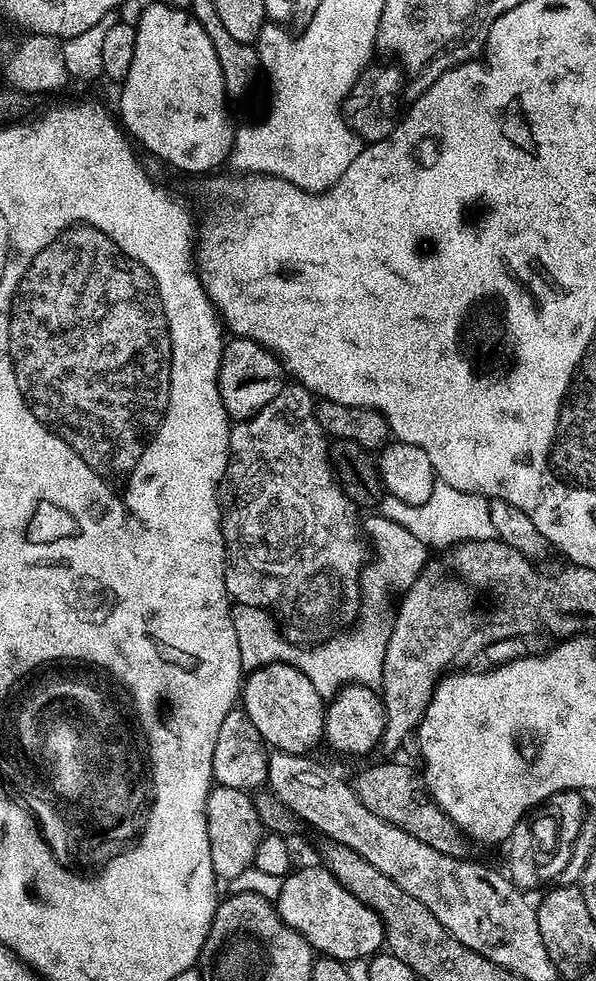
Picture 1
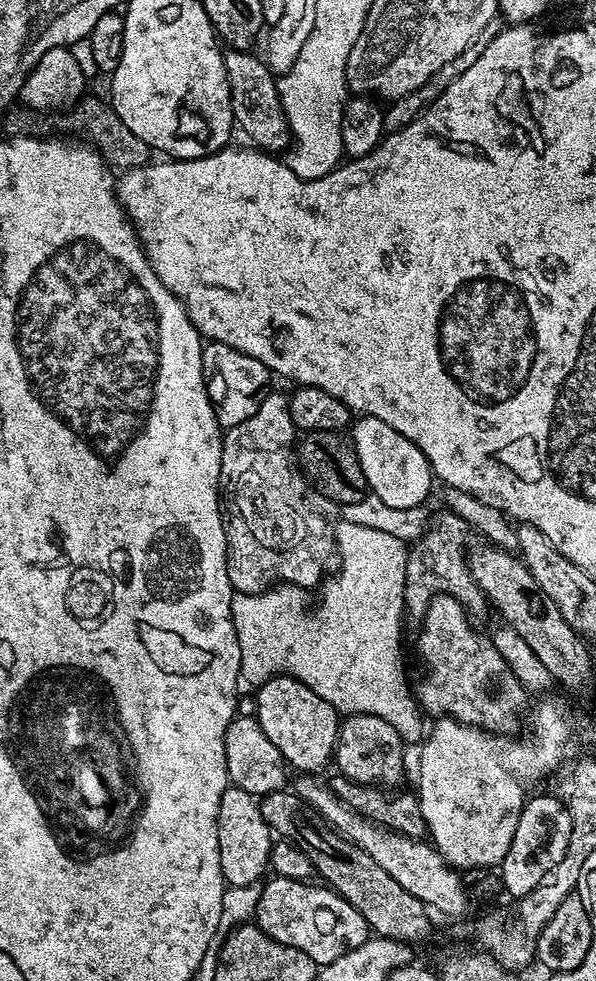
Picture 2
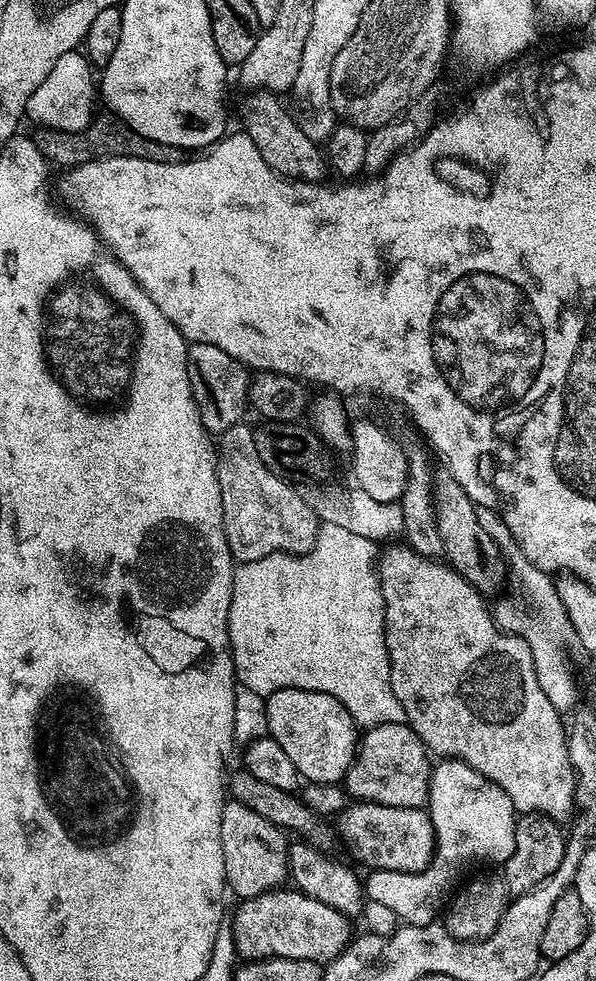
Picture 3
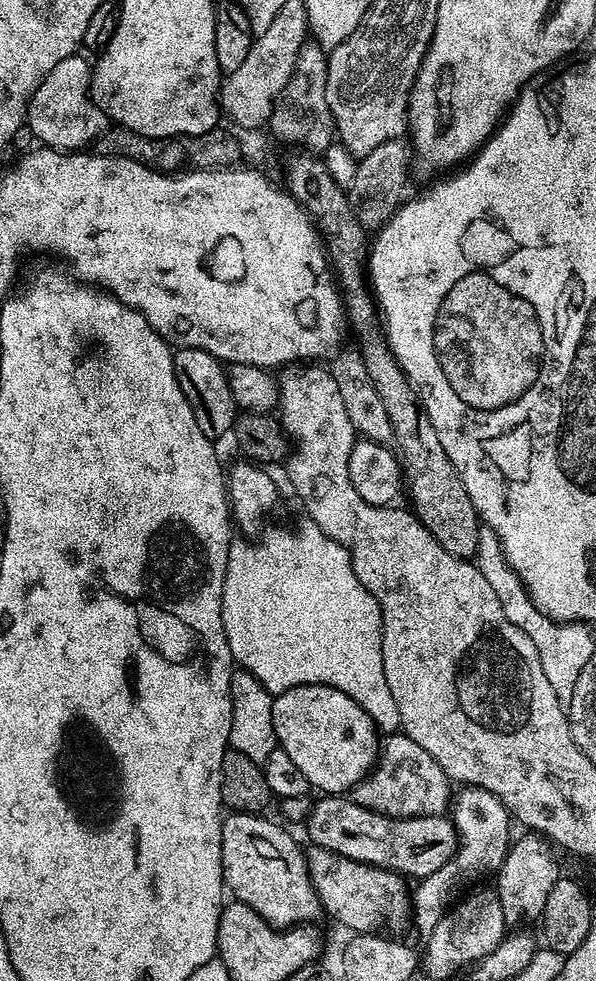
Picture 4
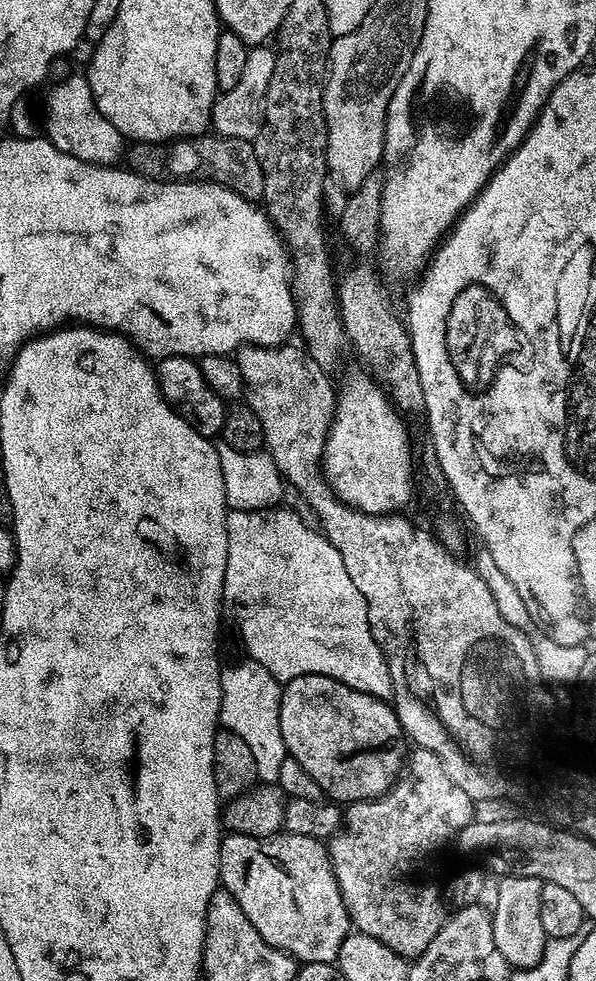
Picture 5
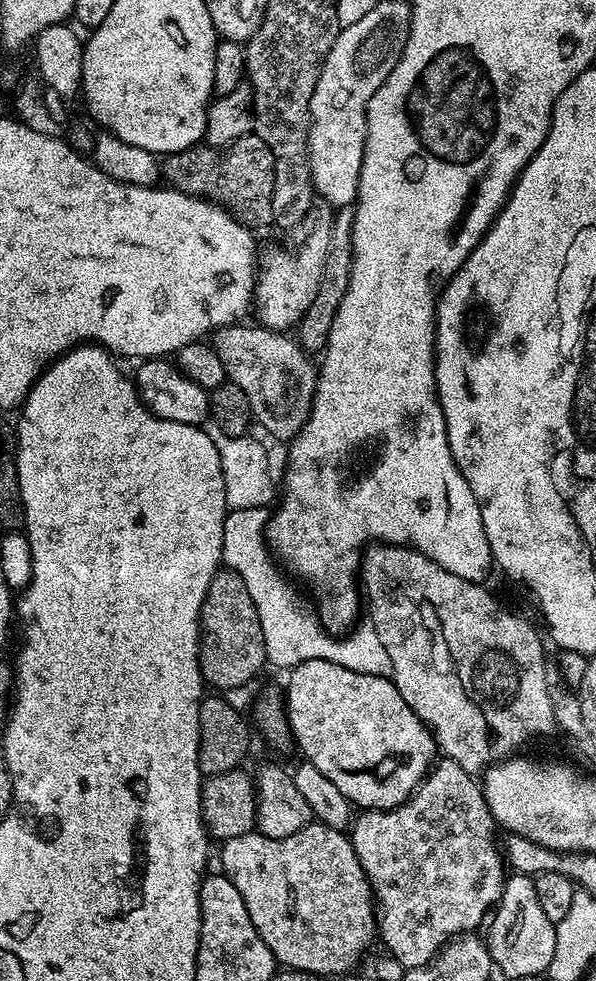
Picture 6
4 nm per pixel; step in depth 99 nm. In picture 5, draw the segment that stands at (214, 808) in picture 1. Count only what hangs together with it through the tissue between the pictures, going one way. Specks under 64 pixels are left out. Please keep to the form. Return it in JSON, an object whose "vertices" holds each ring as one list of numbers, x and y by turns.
{"vertices":[[237,832,225,835,220,841,220,884,223,891,230,893,234,902,242,906,242,914,250,918,250,926,254,926,270,946,287,952,301,965,333,963,343,940,353,931,354,925,328,860,325,841,293,832,275,836,247,836]]}

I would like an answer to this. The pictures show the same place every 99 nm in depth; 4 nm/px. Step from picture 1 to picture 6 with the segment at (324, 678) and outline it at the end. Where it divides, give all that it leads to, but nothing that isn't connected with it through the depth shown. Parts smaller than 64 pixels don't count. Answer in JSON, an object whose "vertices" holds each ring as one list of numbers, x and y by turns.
{"vertices":[[268,508,231,510,224,517,222,526,222,564,245,583,246,591,254,602,258,621,261,622,267,663,271,667,291,670,302,662,322,658,326,662,346,666,346,670,358,670,358,674,391,677,390,654,386,654,386,646,378,642,378,634,371,622,357,623,351,634,341,638,329,632,320,623,319,615,313,609,311,612,300,605,300,600,292,589,293,581,282,571,281,565,268,546,266,533,269,519]]}

